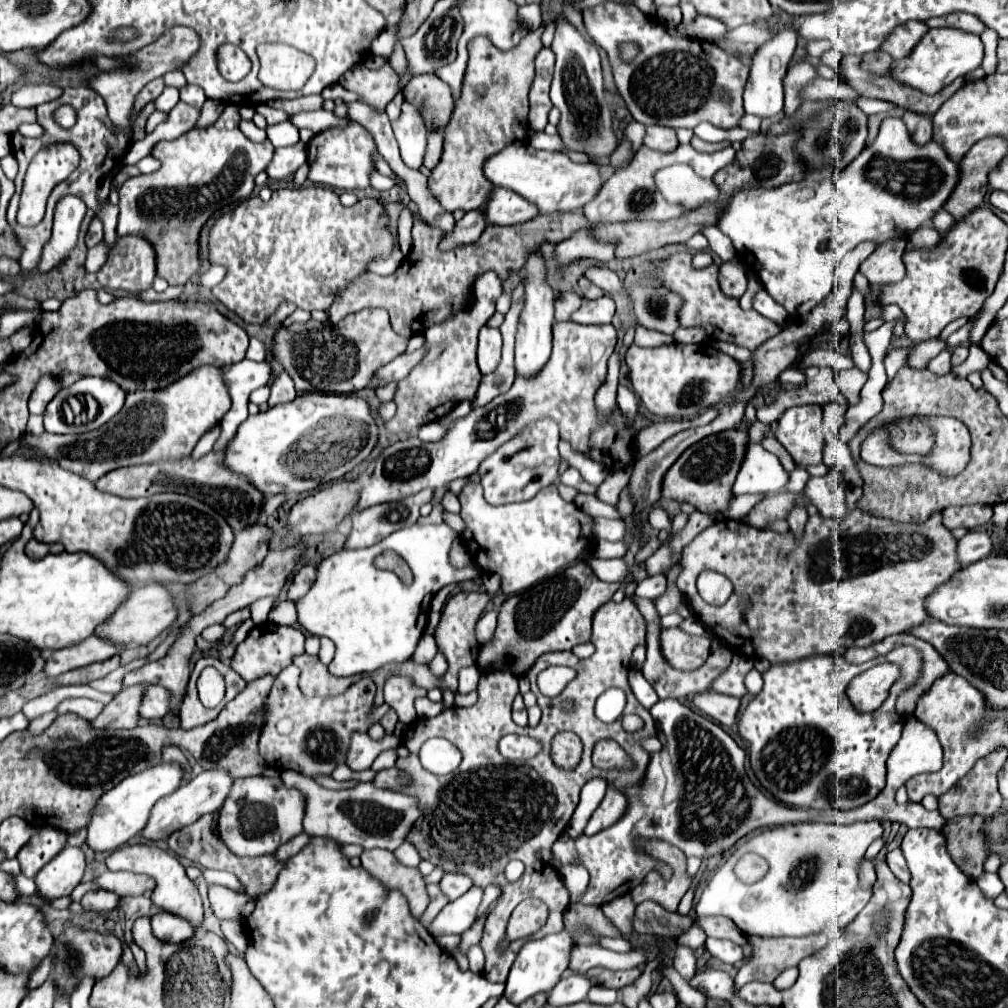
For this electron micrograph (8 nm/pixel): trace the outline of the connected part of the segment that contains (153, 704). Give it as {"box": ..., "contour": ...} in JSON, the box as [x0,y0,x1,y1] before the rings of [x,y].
{"box":[139,685,169,719],"contour":[[[145,685],[139,715],[145,719],[161,719],[169,713],[169,691],[159,685]]]}

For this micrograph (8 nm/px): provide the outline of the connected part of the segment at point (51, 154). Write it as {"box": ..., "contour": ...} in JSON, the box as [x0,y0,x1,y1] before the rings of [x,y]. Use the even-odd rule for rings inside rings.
{"box":[17,143,79,225],"contour":[[[55,143],[55,145],[49,145],[45,149],[41,149],[41,153],[37,153],[27,169],[27,175],[25,175],[25,181],[23,181],[23,191],[21,191],[21,201],[19,201],[19,215],[17,215],[17,221],[21,225],[37,225],[41,219],[43,219],[43,213],[45,213],[45,201],[51,193],[51,189],[63,181],[69,173],[73,173],[73,169],[77,167],[77,161],[79,161],[79,155],[77,155],[77,149],[71,145],[71,143]]]}

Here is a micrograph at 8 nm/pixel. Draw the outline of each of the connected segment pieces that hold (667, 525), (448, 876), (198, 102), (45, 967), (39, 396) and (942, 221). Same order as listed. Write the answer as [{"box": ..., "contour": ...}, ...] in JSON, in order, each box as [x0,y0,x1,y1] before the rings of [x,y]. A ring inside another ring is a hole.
[{"box":[648,507,671,543],"contour":[[[652,507],[648,513],[648,522],[654,529],[666,529],[668,531],[667,543],[671,541],[671,519],[664,510]]]},{"box":[439,873,473,901],"contour":[[[445,873],[443,879],[439,881],[439,887],[443,891],[443,895],[453,901],[457,899],[459,895],[463,895],[465,891],[469,891],[473,887],[473,883],[469,881],[469,877],[465,875],[457,875],[457,873]]]},{"box":[181,85,207,109],"contour":[[[185,85],[185,87],[181,89],[181,101],[185,101],[187,105],[191,105],[191,107],[195,107],[195,109],[201,109],[203,103],[207,101],[207,97],[205,97],[203,91],[197,89],[195,85]]]},{"box":[29,955,53,989],"contour":[[[51,955],[33,971],[33,975],[31,975],[31,981],[29,981],[29,989],[35,989],[35,987],[39,987],[39,985],[43,985],[43,981],[49,977],[49,973],[51,973],[51,967],[53,967],[53,963],[51,963]]]},{"box":[29,377,61,415],"contour":[[[41,377],[35,385],[35,389],[31,391],[31,397],[29,397],[29,413],[35,413],[35,415],[41,415],[45,411],[45,405],[55,397],[55,393],[61,389],[59,381],[55,377]]]},{"box":[931,209,957,233],"contour":[[[939,209],[939,211],[933,215],[933,219],[931,219],[931,221],[933,221],[933,227],[935,227],[937,231],[941,231],[941,233],[943,233],[943,229],[947,231],[947,229],[957,221],[957,219],[955,219],[953,215],[949,215],[945,209]]]}]

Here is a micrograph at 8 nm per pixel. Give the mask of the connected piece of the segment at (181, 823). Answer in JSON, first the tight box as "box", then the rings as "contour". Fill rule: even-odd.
{"box":[141,769,233,843],"contour":[[[217,769],[215,771],[203,771],[201,775],[193,777],[189,781],[189,785],[181,785],[177,791],[173,791],[171,795],[167,795],[167,797],[163,797],[163,799],[157,801],[157,805],[153,807],[153,811],[149,815],[147,825],[141,831],[141,837],[147,839],[147,841],[151,841],[151,843],[163,841],[173,831],[179,831],[181,827],[187,827],[189,823],[197,821],[201,815],[213,813],[213,811],[221,809],[227,793],[231,789],[231,783],[233,783],[233,779],[225,771],[217,771]]]}

